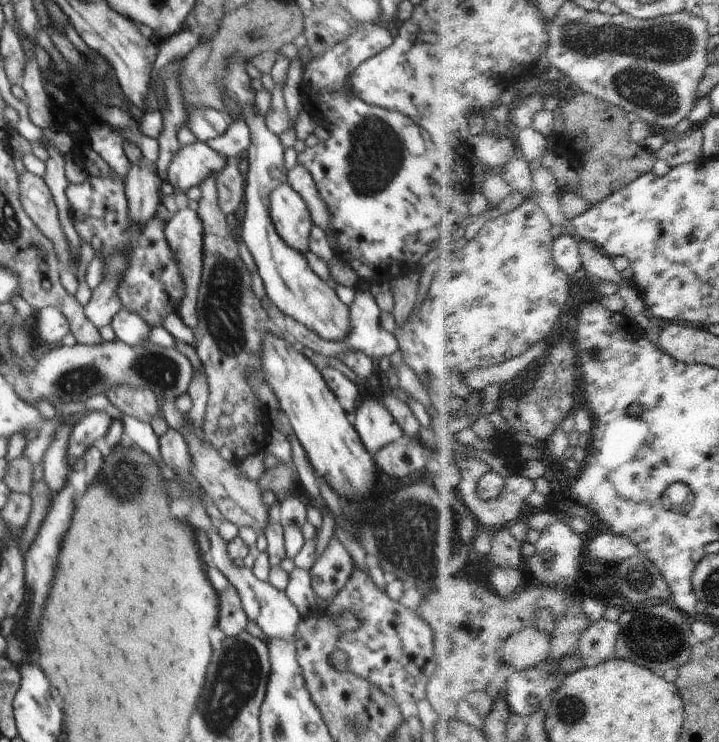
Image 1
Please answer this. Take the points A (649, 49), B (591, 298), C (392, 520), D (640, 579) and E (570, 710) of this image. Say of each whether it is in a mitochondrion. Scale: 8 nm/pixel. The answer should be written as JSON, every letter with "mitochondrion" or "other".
{"A":"mitochondrion","B":"other","C":"mitochondrion","D":"mitochondrion","E":"mitochondrion"}

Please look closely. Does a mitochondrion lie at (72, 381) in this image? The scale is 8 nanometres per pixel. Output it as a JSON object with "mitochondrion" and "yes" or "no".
{"mitochondrion":"yes"}

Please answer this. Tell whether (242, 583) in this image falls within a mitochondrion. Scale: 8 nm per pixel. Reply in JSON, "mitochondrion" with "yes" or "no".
{"mitochondrion":"no"}

